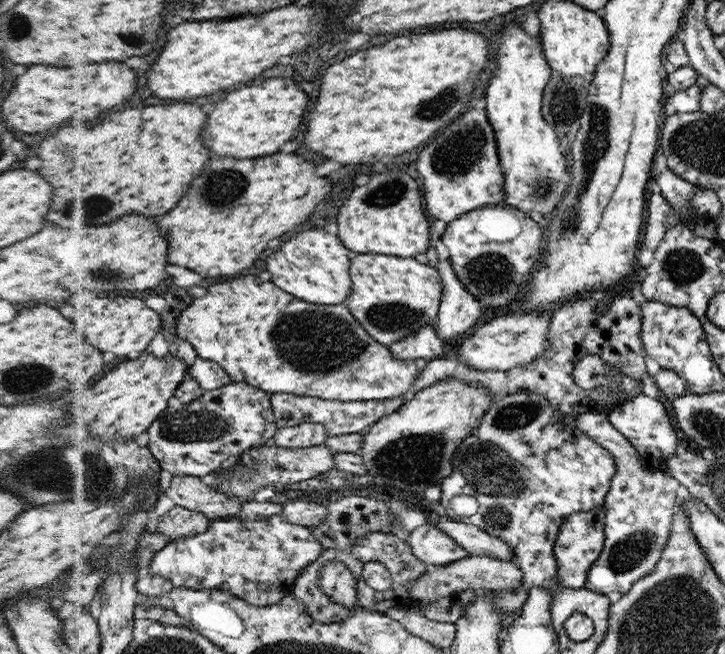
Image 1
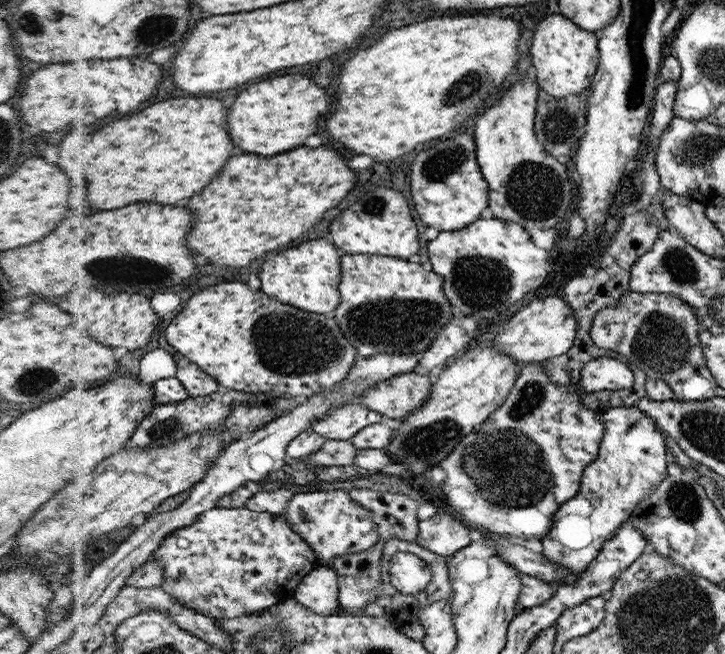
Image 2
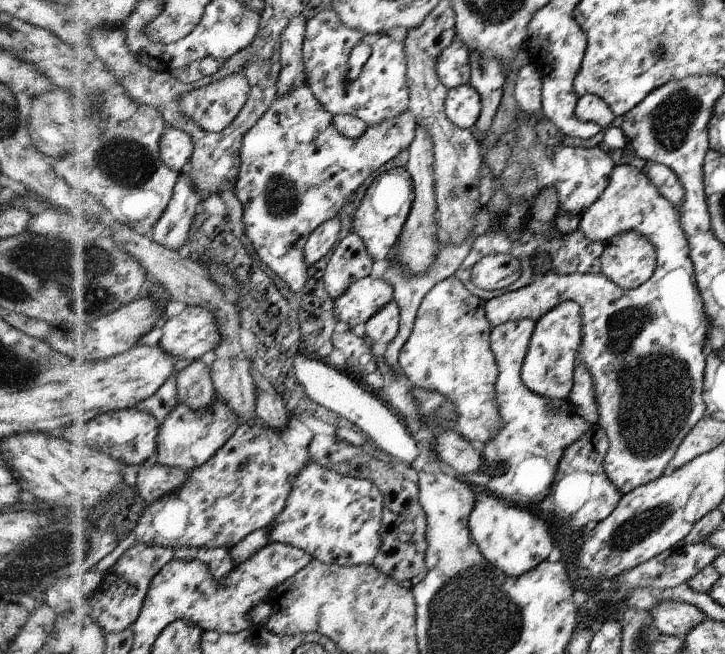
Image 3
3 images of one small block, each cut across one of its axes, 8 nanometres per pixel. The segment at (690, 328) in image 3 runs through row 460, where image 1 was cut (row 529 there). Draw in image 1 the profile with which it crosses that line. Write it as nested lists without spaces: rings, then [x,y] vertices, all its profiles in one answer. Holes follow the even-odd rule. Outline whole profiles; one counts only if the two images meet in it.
[[[602,412],[577,416],[577,426],[587,437],[610,451],[617,472],[606,493],[605,546],[601,557],[590,569],[584,589],[616,597],[629,593],[633,585],[652,574],[661,562],[664,548],[672,534],[673,516],[677,512],[676,490],[679,482],[660,468],[653,467],[637,453],[636,447]]]

